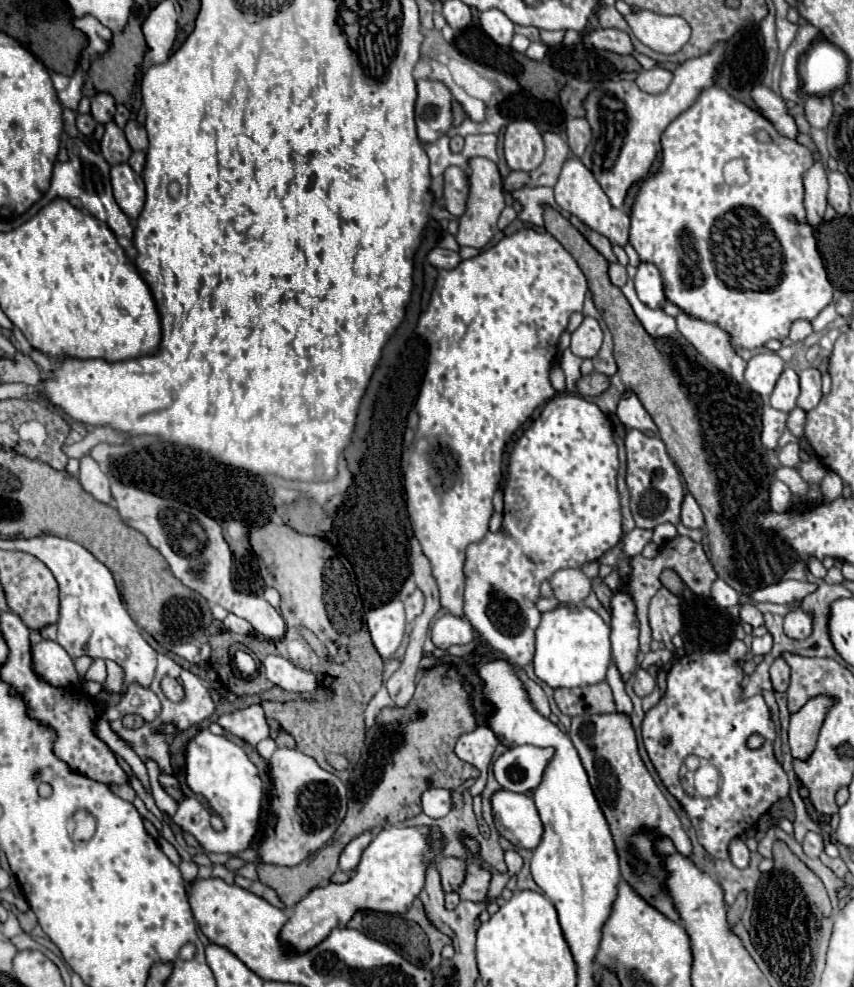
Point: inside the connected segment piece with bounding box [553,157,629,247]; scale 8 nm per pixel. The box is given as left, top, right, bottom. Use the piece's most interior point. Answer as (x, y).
(577, 192)

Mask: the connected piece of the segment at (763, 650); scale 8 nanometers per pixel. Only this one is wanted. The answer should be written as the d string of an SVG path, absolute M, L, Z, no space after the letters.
M764 635L762 637L755 637L752 642L751 651L742 659L742 663L750 660L753 656L764 655L772 648L771 635Z

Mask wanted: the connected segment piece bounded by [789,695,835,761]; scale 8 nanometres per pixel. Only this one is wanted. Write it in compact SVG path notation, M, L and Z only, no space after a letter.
M817 695L811 697L799 711L791 713L789 725L789 745L791 755L799 761L807 761L815 751L819 729L825 721L825 715L835 705L835 697Z

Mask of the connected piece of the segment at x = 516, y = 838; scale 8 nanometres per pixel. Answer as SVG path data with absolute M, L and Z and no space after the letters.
M497 791L491 799L497 831L519 849L535 849L543 837L543 823L531 797Z

